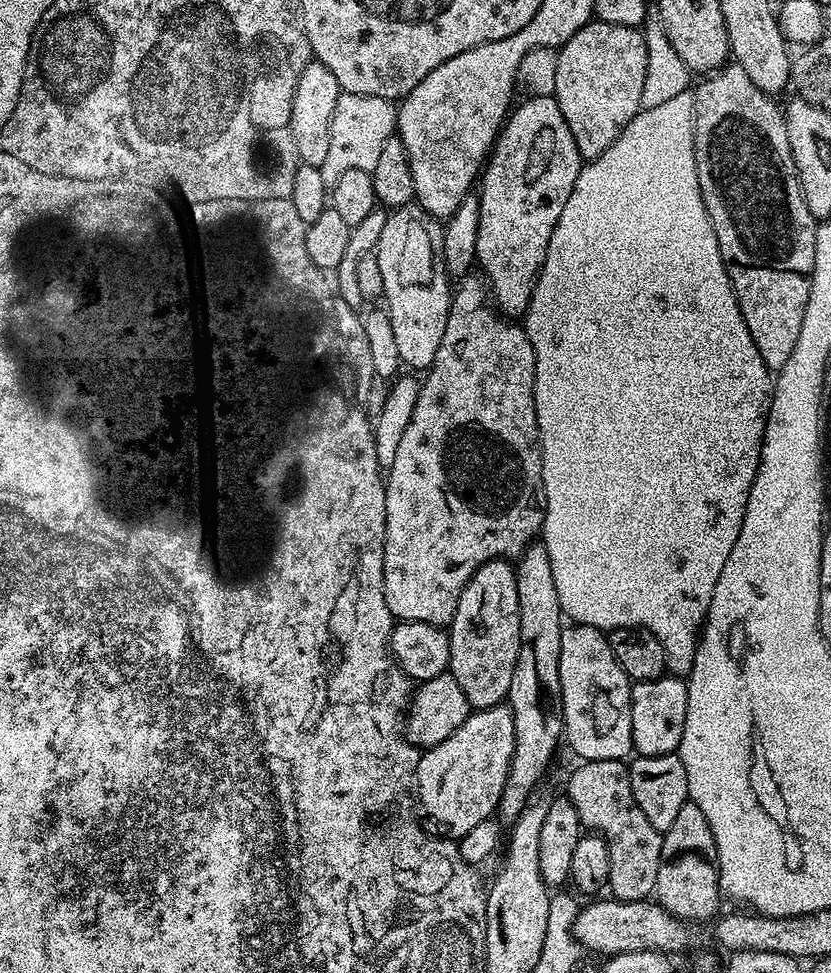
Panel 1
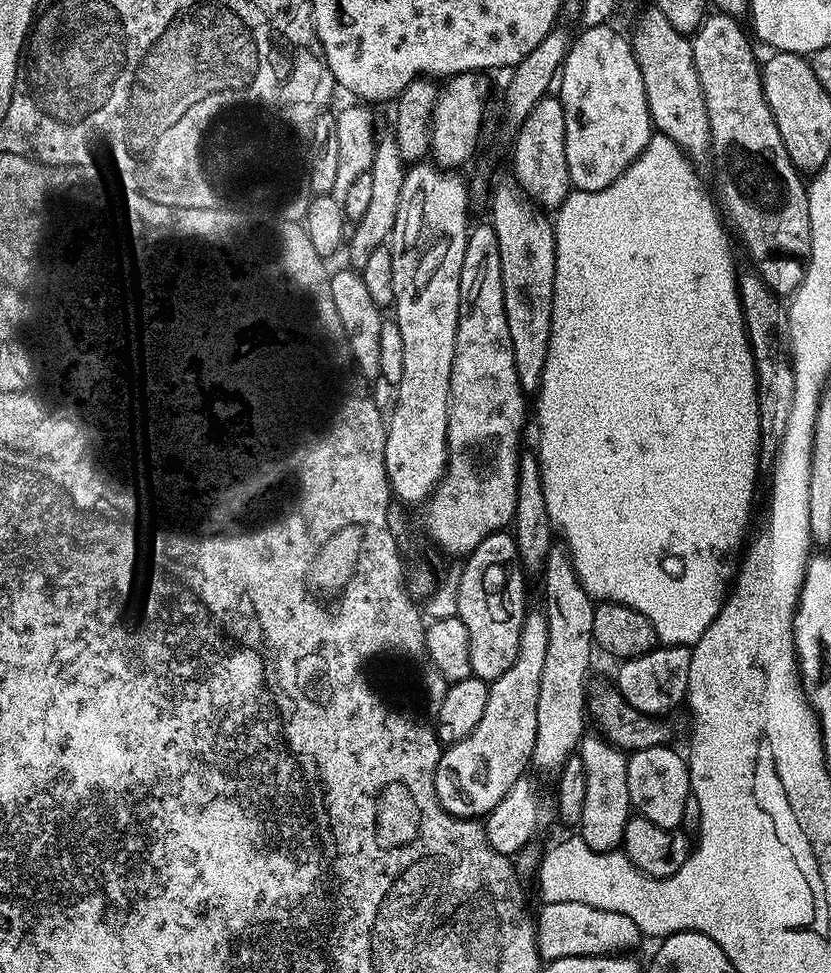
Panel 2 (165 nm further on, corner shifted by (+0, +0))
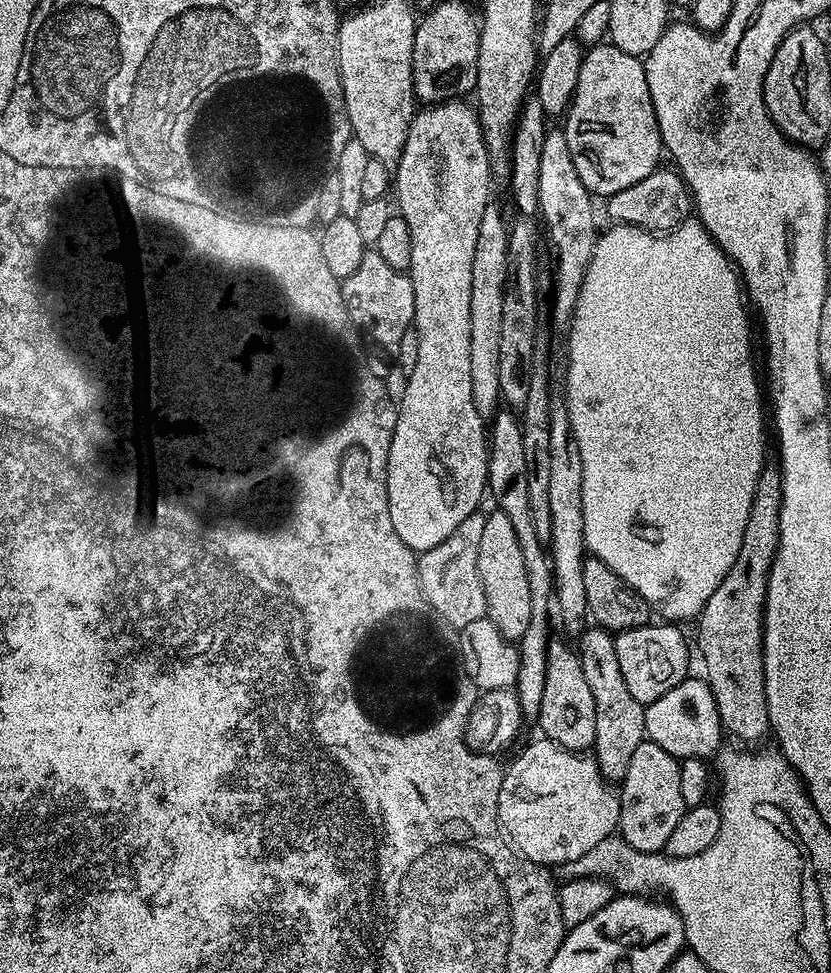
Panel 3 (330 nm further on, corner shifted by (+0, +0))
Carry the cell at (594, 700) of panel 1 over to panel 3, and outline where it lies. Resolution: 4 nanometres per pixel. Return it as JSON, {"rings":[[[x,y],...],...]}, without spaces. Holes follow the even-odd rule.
{"rings":[[[685,677],[662,698],[645,705],[644,732],[647,739],[676,759],[706,760],[713,757],[721,749],[724,731],[712,688],[707,681],[703,677]]]}

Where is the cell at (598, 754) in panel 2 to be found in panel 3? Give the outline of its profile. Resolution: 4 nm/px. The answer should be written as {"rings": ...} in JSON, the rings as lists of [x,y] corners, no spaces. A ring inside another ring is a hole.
{"rings":[[[599,626],[587,627],[579,635],[578,655],[582,662],[582,674],[586,674],[586,682],[590,686],[590,694],[594,694],[594,759],[600,767],[600,773],[609,782],[619,782],[626,774],[626,766],[630,766],[630,758],[634,750],[646,738],[644,732],[645,705],[630,694],[626,682],[622,679],[622,669],[618,666],[618,650],[613,633]]]}

